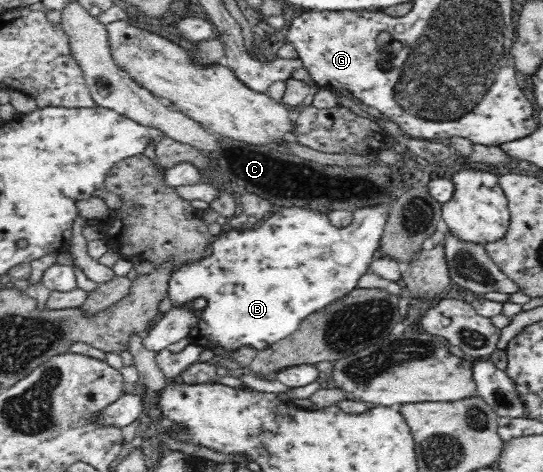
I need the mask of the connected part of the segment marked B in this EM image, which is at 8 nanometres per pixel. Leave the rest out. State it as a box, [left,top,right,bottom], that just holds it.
[167,206,390,351]

